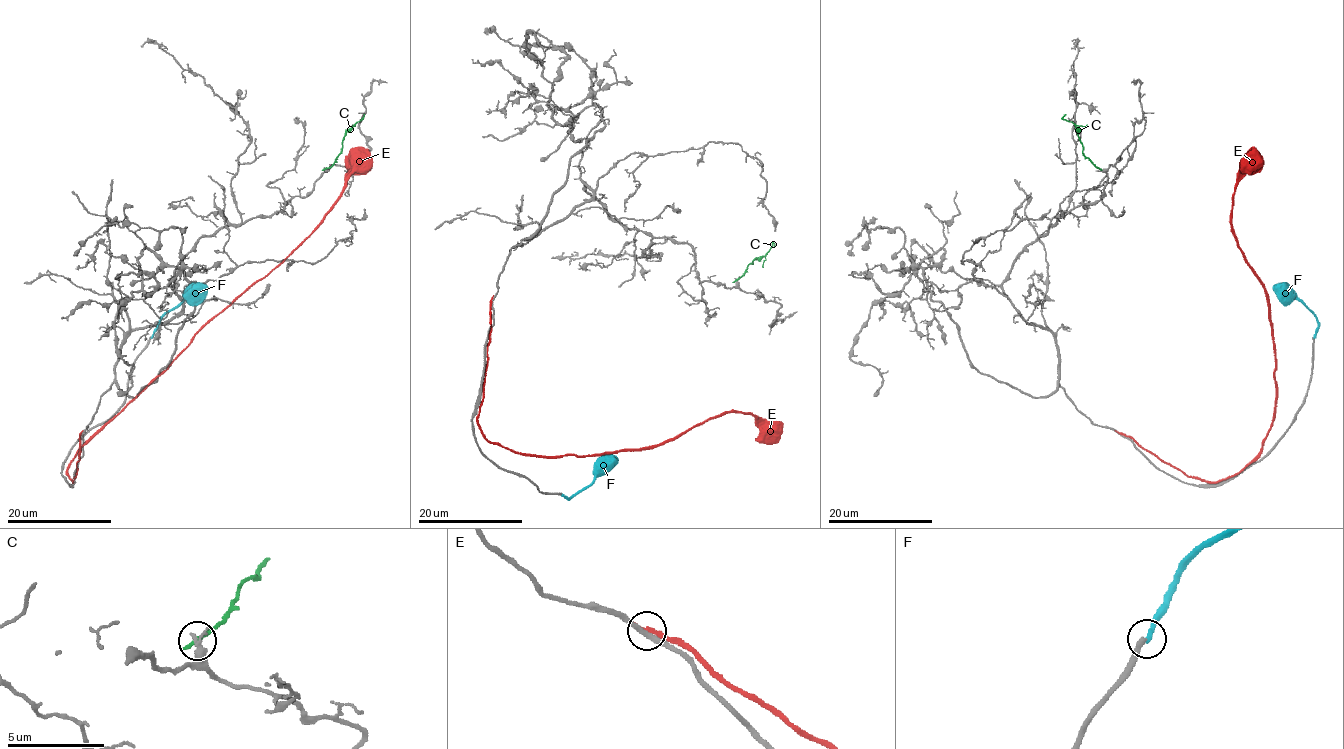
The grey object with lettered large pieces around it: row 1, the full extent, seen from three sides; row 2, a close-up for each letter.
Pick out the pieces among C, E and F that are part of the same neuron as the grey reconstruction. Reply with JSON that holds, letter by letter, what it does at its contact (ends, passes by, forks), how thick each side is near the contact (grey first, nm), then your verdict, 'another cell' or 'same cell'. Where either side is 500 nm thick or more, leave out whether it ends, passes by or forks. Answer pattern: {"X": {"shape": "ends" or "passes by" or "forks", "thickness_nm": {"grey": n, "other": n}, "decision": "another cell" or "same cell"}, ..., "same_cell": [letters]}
{"C": {"shape": "ends", "thickness_nm": {"grey": 240, "other": 240}, "decision": "another cell"}, "E": {"shape": "passes by", "thickness_nm": {"grey": 240, "other": 190}, "decision": "another cell"}, "F": {"shape": "ends", "thickness_nm": {"grey": 320, "other": 320}, "decision": "another cell"}, "same_cell": []}

